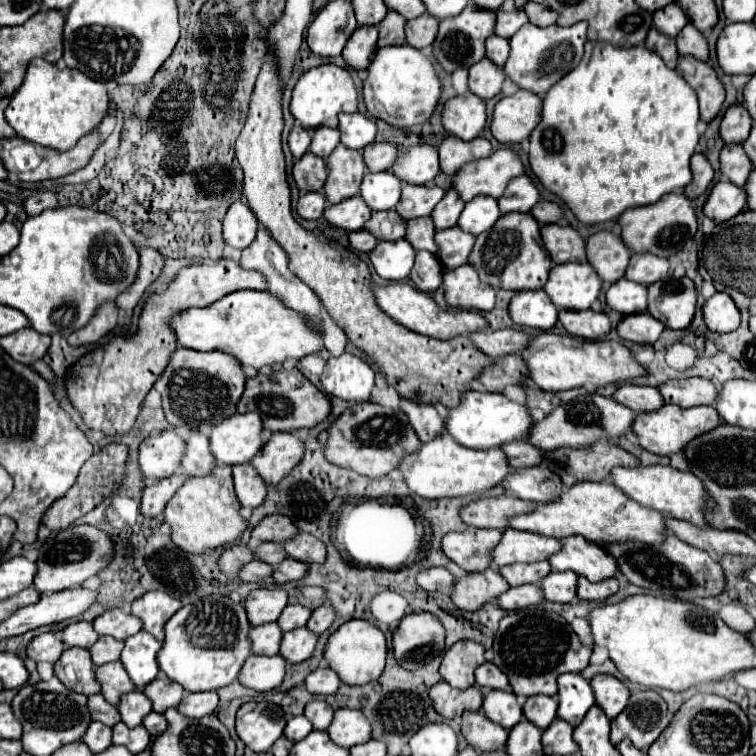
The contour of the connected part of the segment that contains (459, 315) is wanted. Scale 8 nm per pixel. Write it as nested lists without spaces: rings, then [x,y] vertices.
[[[388,283],[388,285],[372,285],[374,297],[378,307],[396,323],[404,325],[406,329],[420,333],[420,335],[428,335],[428,337],[436,337],[436,339],[452,339],[456,335],[468,335],[472,331],[478,329],[486,329],[488,323],[486,319],[470,309],[442,309],[438,307],[438,303],[424,291],[418,291],[414,287],[410,287],[408,283]]]

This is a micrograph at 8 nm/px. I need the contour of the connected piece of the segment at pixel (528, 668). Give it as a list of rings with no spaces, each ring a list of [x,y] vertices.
[[[526,607],[520,611],[510,611],[500,621],[500,629],[494,637],[494,665],[500,667],[510,679],[516,695],[556,695],[558,675],[580,673],[592,655],[592,647],[580,643],[578,635],[572,631],[568,621],[554,611],[544,611],[540,607]]]

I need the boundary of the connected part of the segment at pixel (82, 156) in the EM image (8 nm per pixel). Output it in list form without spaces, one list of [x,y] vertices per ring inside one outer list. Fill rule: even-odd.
[[[98,129],[92,131],[90,135],[84,135],[72,149],[60,153],[60,151],[52,151],[48,147],[40,147],[38,149],[38,157],[40,157],[40,165],[34,171],[16,171],[20,181],[28,181],[28,183],[36,183],[36,181],[44,181],[44,179],[58,179],[64,177],[68,173],[74,173],[78,169],[82,169],[92,153],[98,147]]]

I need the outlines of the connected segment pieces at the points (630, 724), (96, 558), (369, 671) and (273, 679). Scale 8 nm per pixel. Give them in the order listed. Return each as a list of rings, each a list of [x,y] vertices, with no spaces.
[[[636,691],[630,697],[628,707],[612,719],[612,745],[622,739],[630,739],[634,747],[646,751],[658,735],[668,727],[670,713],[666,701],[656,691]]]
[[[80,525],[80,529],[68,527],[56,531],[38,549],[38,559],[36,559],[38,573],[34,577],[34,589],[40,593],[56,593],[56,591],[78,587],[86,579],[96,575],[100,569],[104,569],[110,557],[112,557],[112,541],[104,531],[96,527]]]
[[[352,619],[330,635],[324,657],[328,659],[330,667],[338,673],[342,683],[346,683],[346,685],[364,685],[364,683],[376,681],[382,675],[386,651],[388,651],[386,637],[372,621]]]
[[[252,655],[244,663],[238,681],[256,691],[272,691],[282,685],[286,675],[286,659],[282,655]]]

